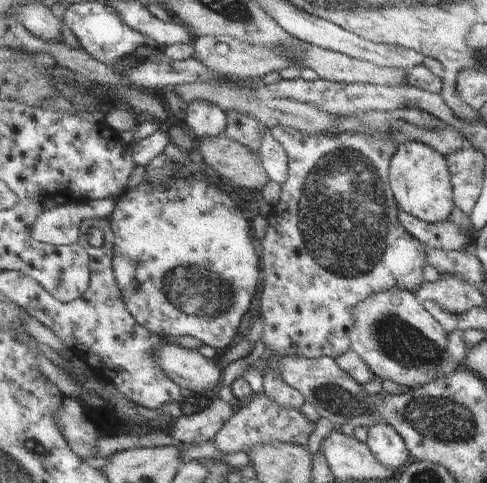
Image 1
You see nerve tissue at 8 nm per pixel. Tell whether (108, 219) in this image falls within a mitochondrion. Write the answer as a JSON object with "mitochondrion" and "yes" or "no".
{"mitochondrion":"no"}

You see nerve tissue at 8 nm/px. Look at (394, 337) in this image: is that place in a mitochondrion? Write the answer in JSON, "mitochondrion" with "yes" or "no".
{"mitochondrion":"yes"}

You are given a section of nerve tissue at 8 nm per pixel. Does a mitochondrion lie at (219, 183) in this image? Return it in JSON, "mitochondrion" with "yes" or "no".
{"mitochondrion":"no"}

